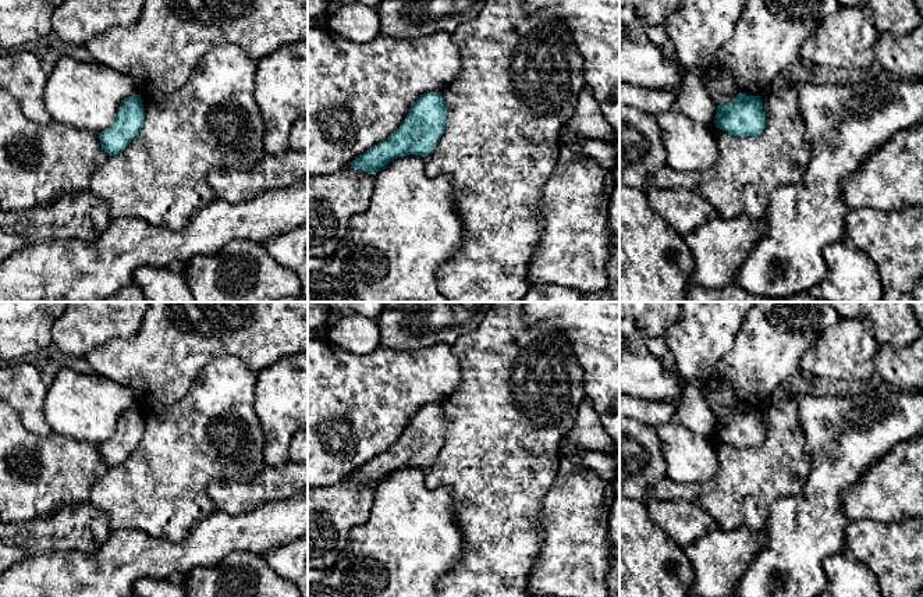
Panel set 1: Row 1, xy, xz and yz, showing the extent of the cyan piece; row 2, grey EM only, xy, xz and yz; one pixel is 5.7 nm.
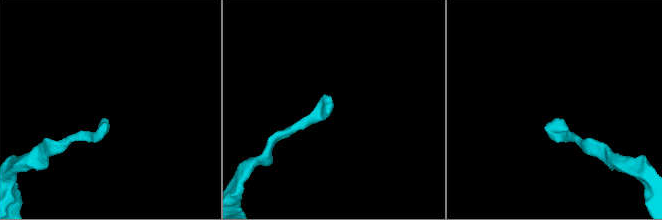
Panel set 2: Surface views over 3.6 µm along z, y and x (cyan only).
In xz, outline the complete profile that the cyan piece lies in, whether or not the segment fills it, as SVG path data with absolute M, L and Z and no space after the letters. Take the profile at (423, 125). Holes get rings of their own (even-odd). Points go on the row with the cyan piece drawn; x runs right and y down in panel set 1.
M441 92L420 95L400 128L372 146L349 164L354 170L376 175L391 160L402 156L427 156L445 129L445 102Z

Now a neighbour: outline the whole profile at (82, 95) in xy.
M70 56L58 58L47 75L45 106L52 120L99 135L116 120L128 96L139 95L128 75Z

